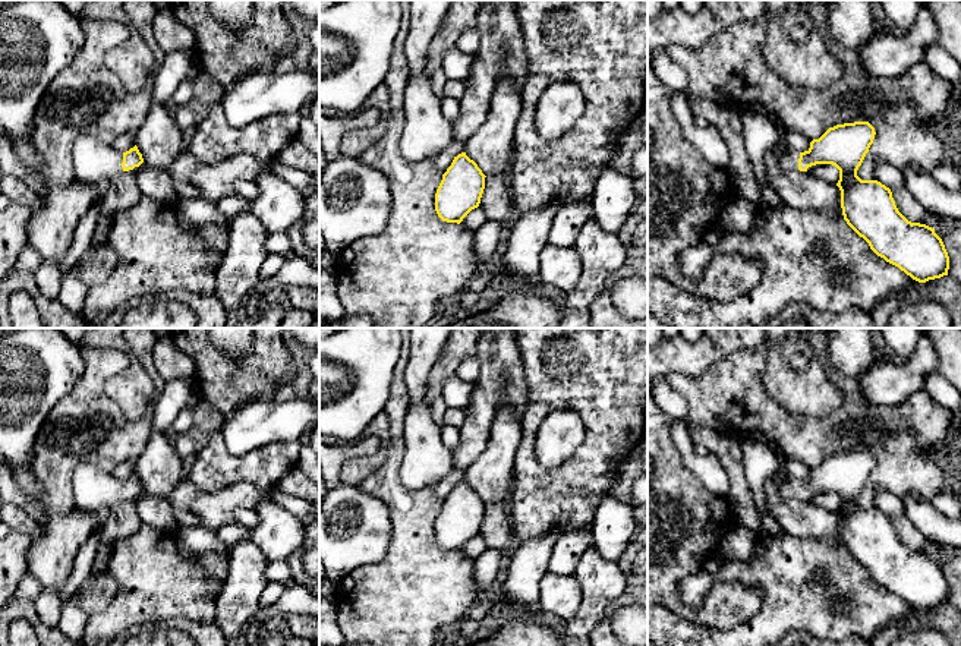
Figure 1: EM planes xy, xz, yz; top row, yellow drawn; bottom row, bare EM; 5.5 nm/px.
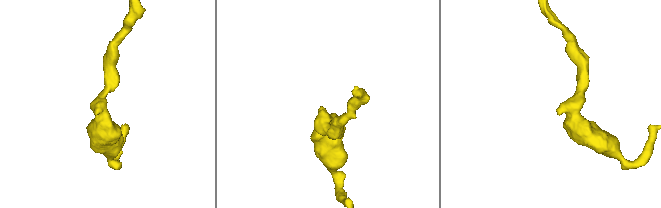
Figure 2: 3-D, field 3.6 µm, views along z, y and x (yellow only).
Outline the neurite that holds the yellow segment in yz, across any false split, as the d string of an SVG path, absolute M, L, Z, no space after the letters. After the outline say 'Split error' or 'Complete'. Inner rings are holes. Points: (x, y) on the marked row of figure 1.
M854 122L829 127L804 152L793 151L784 136L771 149L779 154L785 170L835 166L844 220L877 256L919 283L948 275L949 256L935 229L908 221L898 211L889 188L857 176L875 135L869 122Z. Split error

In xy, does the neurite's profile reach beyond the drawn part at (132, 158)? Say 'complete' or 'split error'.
split error

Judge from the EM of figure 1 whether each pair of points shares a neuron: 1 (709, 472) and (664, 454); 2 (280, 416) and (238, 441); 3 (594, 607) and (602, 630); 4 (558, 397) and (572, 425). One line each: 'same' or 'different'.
1: different
2: same
3: different
4: different

